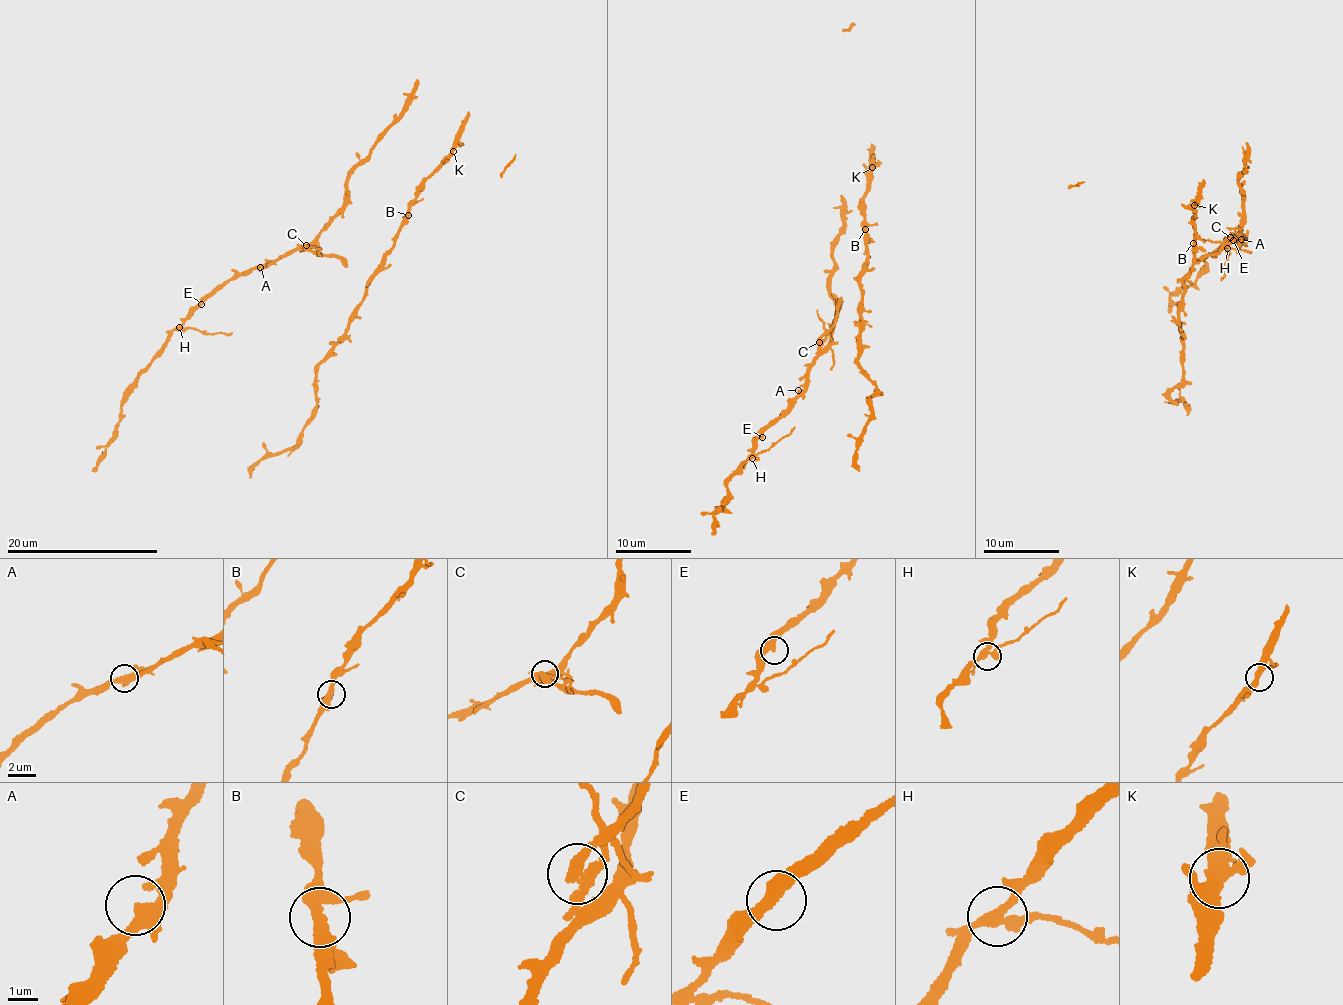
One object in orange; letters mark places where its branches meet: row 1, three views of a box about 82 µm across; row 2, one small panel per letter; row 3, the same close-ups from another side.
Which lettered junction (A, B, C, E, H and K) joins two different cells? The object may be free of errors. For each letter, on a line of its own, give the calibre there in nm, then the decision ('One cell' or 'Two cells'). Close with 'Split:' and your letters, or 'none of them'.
A: Thickness 360 nm. One cell
B: Thickness 360 nm. One cell
C: Thickness 280 nm. Two cells
E: Thickness 360 nm. One cell
H: Thickness 320 nm. One cell
K: Thickness 340 nm. One cell
Split: C

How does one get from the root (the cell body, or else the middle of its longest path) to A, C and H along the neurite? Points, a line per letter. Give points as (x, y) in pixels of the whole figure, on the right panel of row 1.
A: (1212, 253), (1220, 252), (1235, 239), (1244, 242), (1241, 239)
C: (1212, 253), (1220, 252), (1230, 238)
H: (1212, 253), (1220, 252), (1235, 239), (1245, 242), (1242, 236), (1245, 237), (1236, 232), (1228, 240), (1227, 248)

